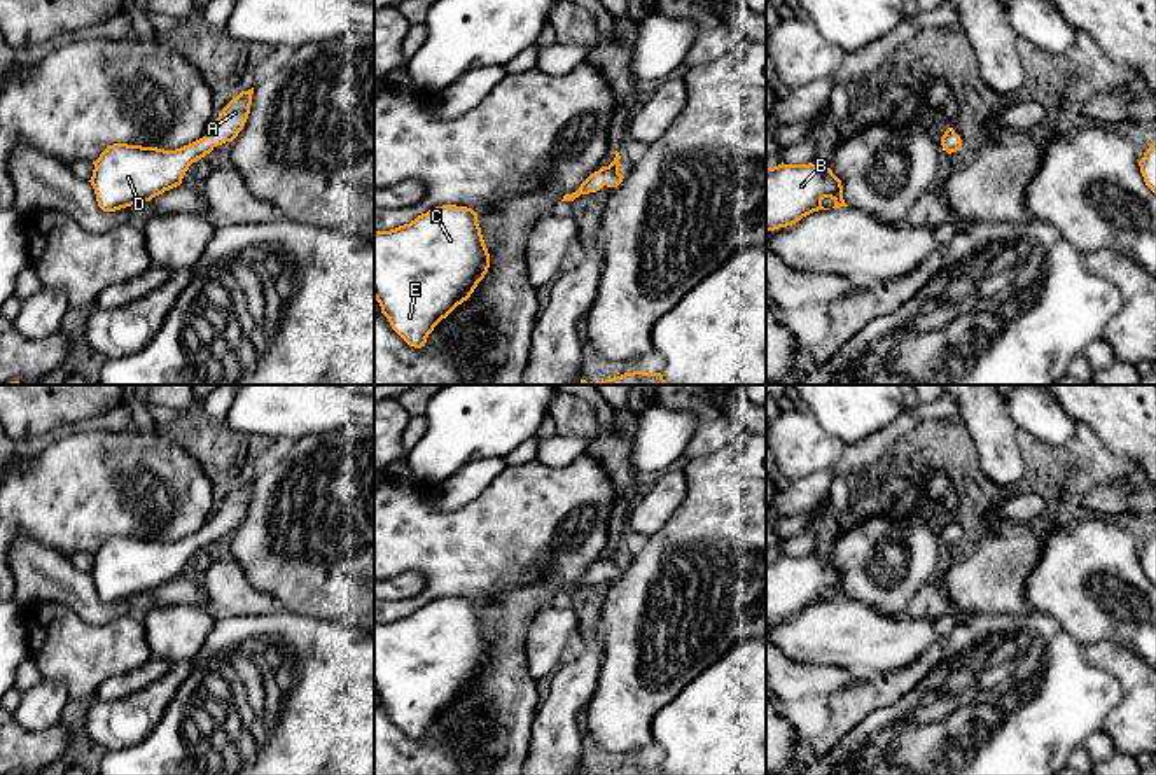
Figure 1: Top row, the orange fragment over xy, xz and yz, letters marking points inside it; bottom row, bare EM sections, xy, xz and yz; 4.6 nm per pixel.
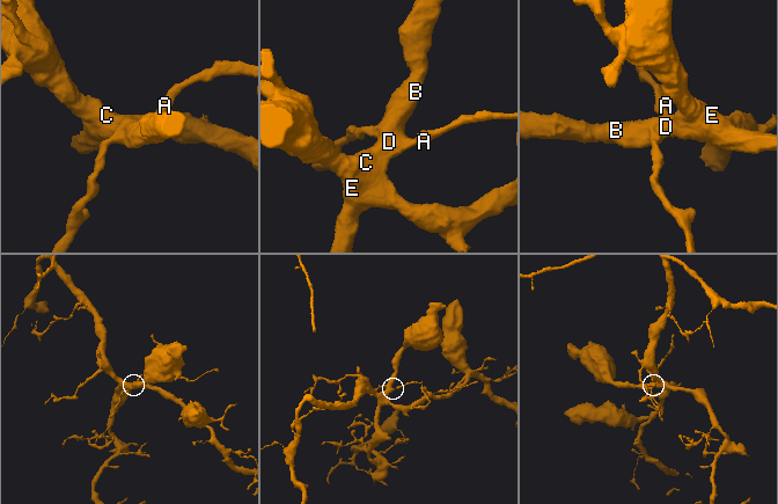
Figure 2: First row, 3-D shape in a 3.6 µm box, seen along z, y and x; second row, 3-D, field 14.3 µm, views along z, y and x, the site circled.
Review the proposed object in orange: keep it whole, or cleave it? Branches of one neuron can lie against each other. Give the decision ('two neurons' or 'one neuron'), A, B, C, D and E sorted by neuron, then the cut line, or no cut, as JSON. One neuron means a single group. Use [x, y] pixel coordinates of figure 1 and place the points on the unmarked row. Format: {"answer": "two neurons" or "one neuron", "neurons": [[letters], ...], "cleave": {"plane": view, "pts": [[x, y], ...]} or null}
{"answer": "one neuron", "neurons": [["A", "B", "C", "D", "E"]], "cleave": null}

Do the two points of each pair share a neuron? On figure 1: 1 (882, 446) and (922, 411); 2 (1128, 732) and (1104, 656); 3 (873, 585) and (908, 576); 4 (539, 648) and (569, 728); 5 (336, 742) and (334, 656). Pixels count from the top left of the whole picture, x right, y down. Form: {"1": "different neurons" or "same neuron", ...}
{"1": "same neuron", "2": "same neuron", "3": "same neuron", "4": "different neurons", "5": "same neuron"}

